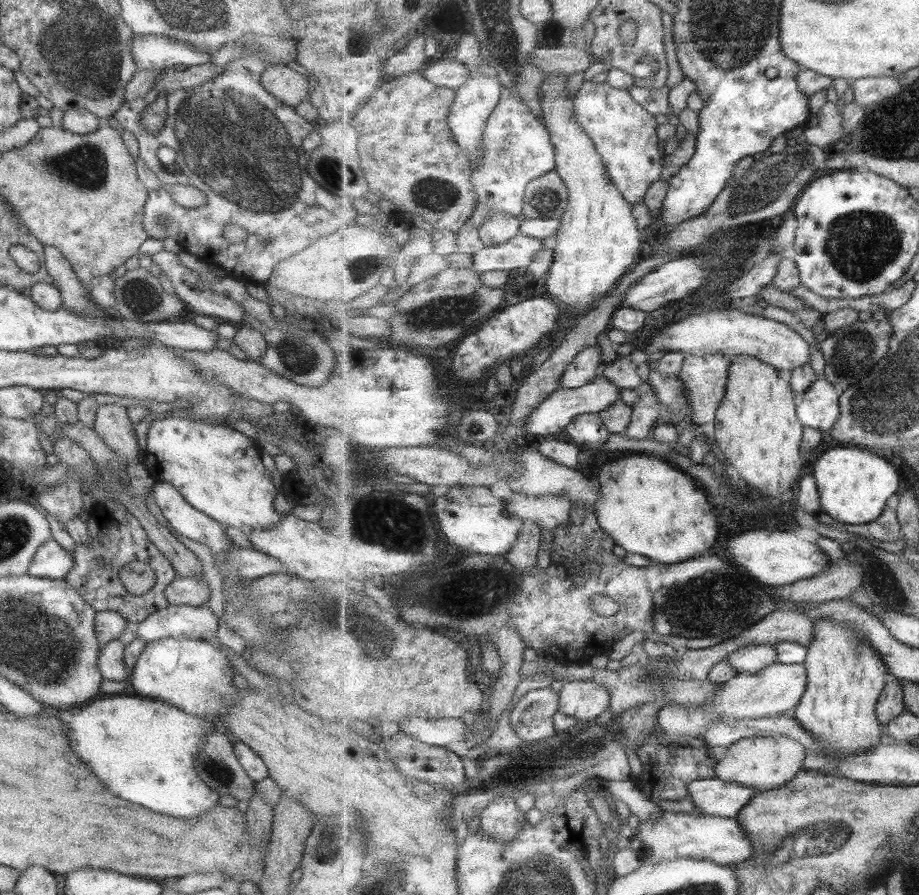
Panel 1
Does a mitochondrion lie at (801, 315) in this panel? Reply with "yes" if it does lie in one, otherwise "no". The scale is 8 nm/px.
no

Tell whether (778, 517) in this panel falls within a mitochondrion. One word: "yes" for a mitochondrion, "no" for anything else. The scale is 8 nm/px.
no

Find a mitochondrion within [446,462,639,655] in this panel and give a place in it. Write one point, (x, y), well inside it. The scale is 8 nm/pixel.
(499, 588)

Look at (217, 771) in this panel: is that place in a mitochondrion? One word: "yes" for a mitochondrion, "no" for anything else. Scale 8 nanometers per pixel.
yes

